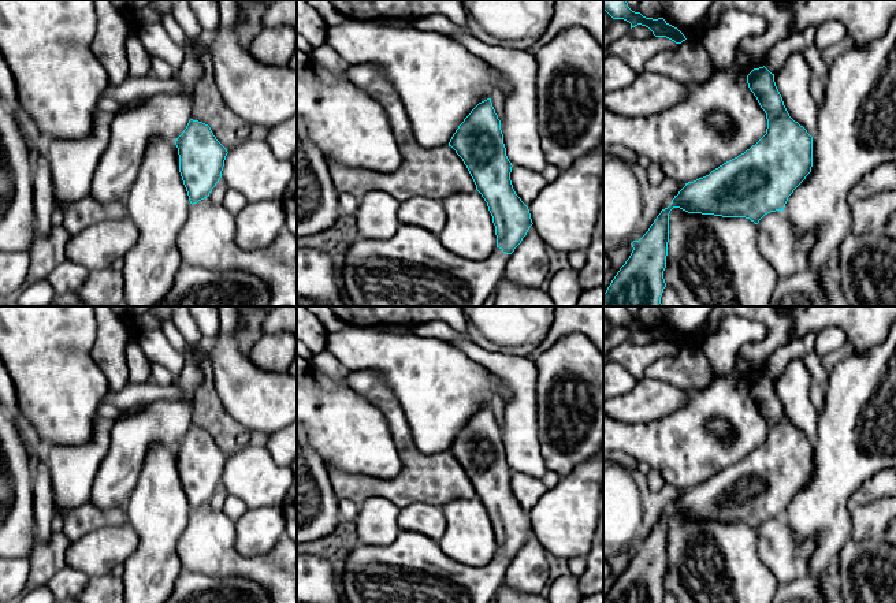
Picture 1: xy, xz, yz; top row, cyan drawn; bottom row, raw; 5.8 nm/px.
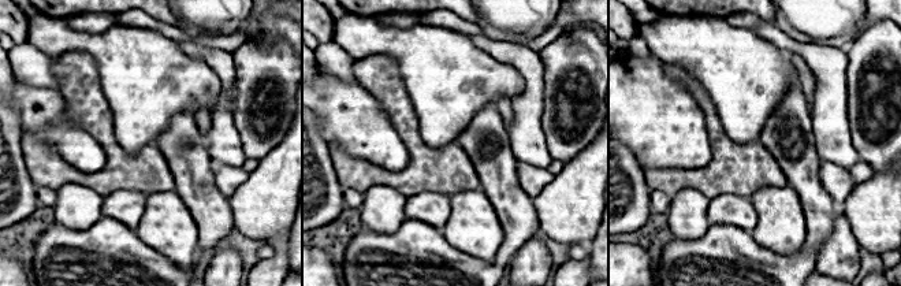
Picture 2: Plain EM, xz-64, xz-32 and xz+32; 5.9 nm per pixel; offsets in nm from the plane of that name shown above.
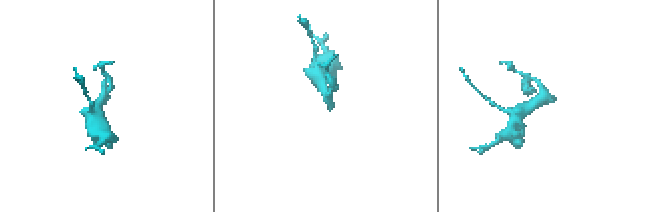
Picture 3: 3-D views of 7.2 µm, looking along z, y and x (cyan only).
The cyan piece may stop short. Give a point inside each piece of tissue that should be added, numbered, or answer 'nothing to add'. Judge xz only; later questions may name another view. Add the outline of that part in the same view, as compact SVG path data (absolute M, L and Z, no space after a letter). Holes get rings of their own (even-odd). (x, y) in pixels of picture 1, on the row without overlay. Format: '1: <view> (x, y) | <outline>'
1: xz (413, 569) | M399 531L386 547L358 543L347 555L338 581L347 603L490 603L503 584L509 563L495 554L484 567L466 566L453 562L436 540Z

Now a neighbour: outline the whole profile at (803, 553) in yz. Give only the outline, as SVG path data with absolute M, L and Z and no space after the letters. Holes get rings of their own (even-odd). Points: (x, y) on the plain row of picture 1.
M814 539L804 540L798 548L796 548L796 561L800 566L804 566L814 551L817 550L817 541Z

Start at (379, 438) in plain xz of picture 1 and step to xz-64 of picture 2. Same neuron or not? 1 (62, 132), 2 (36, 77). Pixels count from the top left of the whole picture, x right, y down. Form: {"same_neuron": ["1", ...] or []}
{"same_neuron": ["1"]}

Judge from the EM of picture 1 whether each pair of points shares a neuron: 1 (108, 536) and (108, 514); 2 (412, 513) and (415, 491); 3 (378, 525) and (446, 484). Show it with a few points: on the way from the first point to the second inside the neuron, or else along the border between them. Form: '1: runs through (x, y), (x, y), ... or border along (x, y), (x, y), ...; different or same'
1: border along (126, 521), (92, 529), (78, 539); different
2: border along (441, 505), (409, 503), (401, 509); different
3: border along (370, 497), (385, 497), (400, 509); different

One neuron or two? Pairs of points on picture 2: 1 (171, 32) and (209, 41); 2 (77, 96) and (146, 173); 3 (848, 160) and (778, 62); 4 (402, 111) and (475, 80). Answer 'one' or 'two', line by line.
1: one
2: one
3: two
4: two

